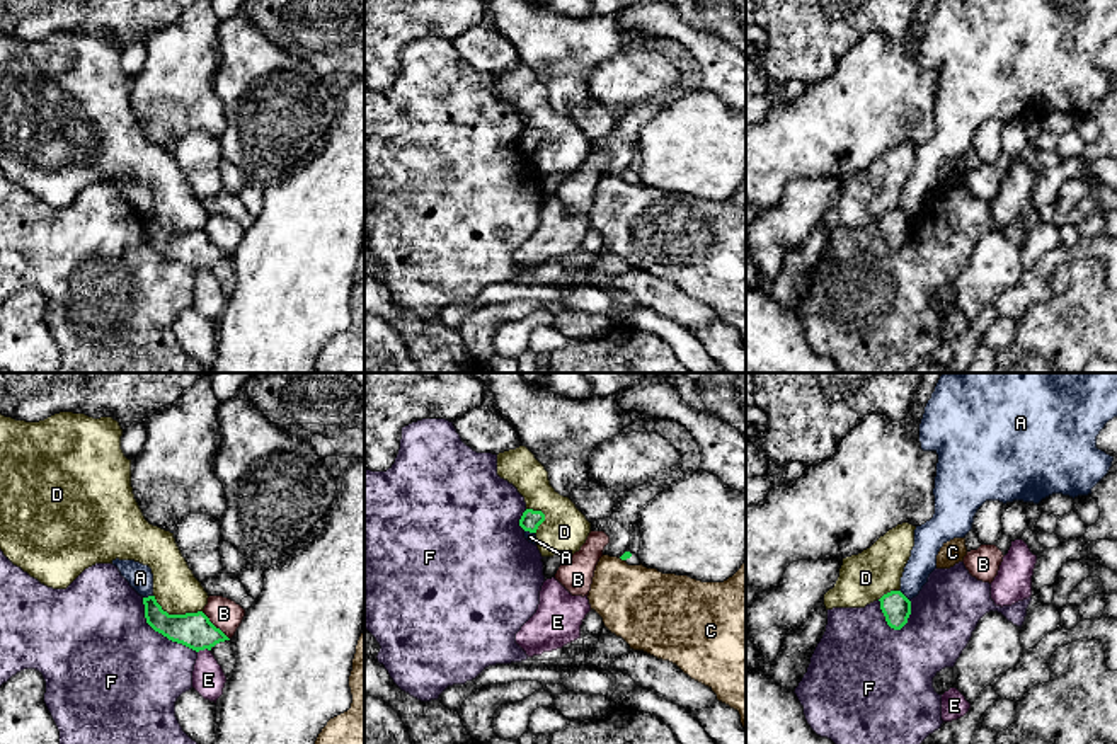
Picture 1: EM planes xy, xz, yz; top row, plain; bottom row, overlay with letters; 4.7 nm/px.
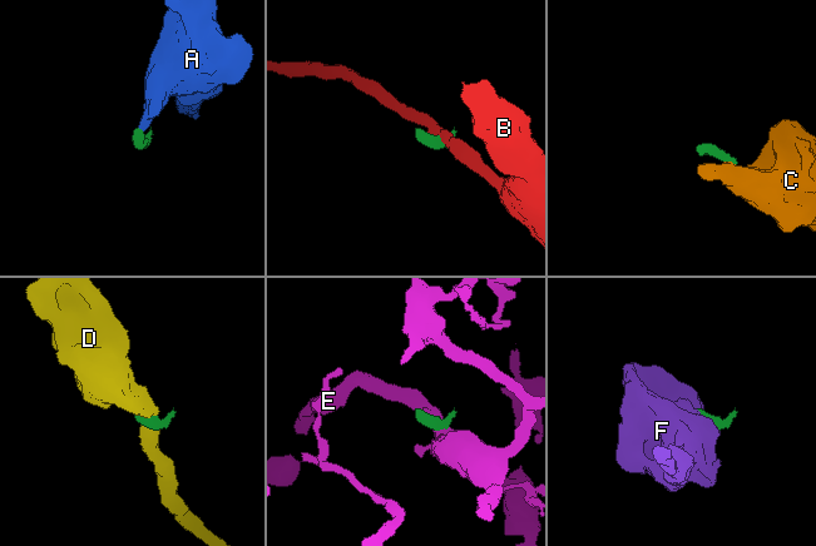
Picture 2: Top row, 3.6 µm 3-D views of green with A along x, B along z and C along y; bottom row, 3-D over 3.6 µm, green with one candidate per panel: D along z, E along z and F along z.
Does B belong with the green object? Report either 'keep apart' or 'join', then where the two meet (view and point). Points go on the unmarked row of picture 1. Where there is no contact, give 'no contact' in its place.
keep apart | xy (213, 244)

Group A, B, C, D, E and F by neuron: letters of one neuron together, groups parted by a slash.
A / B / C / D / E / F

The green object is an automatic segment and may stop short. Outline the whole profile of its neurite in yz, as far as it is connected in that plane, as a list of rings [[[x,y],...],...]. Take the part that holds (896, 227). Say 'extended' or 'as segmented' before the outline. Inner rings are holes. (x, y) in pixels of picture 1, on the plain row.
as segmented | [[[891,209],[879,220],[887,243],[894,249],[901,249],[911,233],[911,220],[901,209]]]

